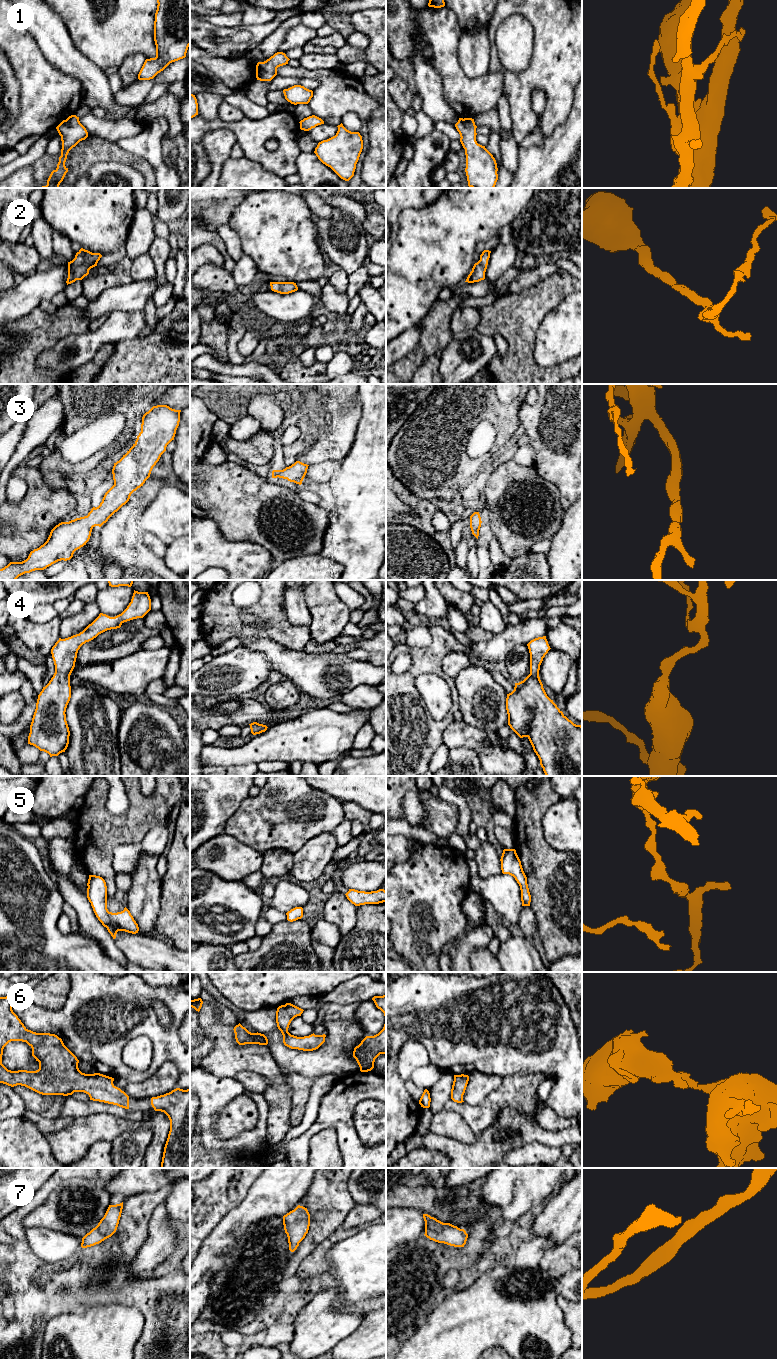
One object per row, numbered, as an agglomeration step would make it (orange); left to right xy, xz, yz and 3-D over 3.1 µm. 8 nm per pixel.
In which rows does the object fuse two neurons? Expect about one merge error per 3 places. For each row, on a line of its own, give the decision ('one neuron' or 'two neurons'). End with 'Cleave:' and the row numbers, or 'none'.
1: one neuron
2: one neuron
3: one neuron
4: one neuron
5: one neuron
6: one neuron
7: one neuron
Cleave: none

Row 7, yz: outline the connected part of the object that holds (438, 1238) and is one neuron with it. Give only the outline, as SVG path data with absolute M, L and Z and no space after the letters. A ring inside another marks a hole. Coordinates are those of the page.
M423 1214L425 1221L425 1236L438 1243L454 1247L464 1247L468 1234L450 1223L443 1223L428 1214Z

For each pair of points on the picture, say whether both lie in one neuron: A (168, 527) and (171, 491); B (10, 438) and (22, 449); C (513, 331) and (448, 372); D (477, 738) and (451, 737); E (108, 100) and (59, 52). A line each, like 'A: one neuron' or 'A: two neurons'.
A: one neuron
B: two neurons
C: two neurons
D: one neuron
E: one neuron

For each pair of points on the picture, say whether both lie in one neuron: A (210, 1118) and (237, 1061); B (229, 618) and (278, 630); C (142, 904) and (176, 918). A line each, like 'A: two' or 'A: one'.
A: two
B: one
C: two

